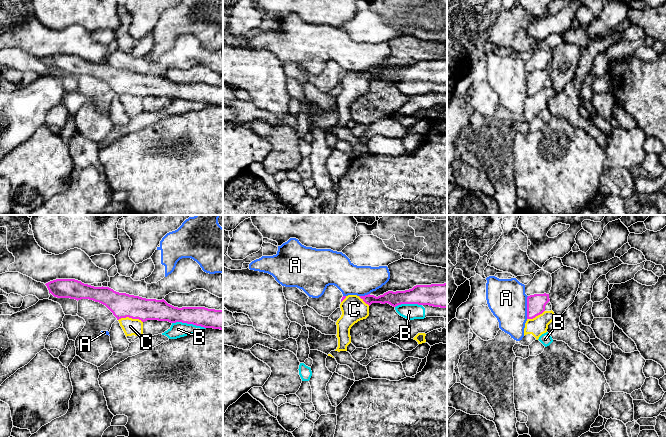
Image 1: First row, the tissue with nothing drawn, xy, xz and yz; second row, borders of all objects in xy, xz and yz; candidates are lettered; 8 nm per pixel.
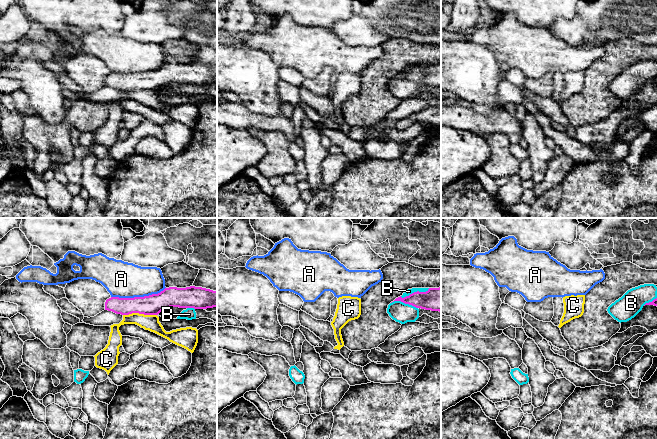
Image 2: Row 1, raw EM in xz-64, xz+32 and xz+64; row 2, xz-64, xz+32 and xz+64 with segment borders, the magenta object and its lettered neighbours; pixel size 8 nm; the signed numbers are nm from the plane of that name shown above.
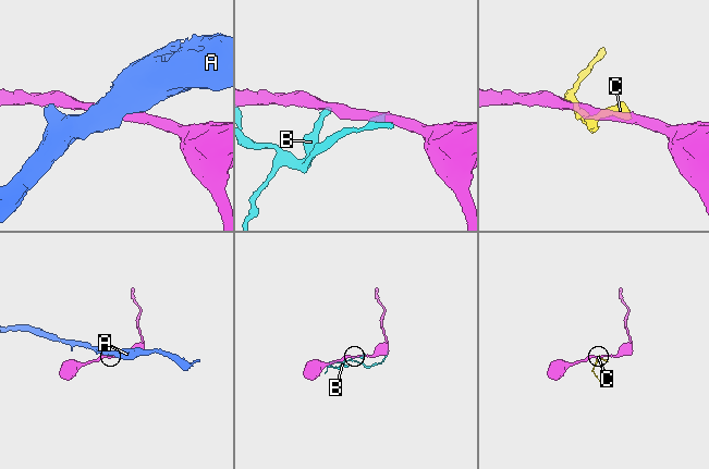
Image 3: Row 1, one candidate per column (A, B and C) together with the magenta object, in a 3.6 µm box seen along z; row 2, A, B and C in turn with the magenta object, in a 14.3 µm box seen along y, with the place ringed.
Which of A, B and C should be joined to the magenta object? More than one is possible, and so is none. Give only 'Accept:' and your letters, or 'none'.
Accept: none

